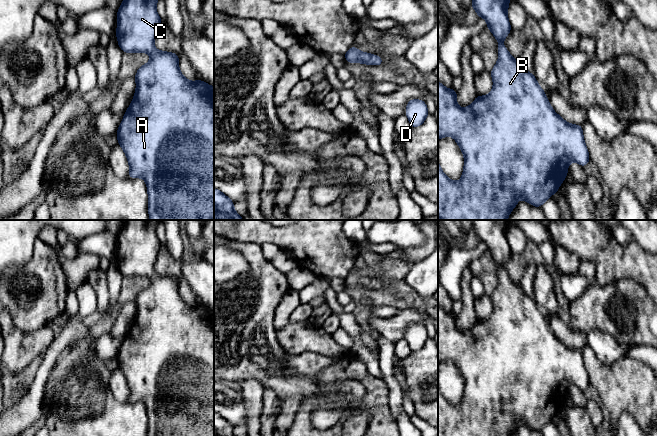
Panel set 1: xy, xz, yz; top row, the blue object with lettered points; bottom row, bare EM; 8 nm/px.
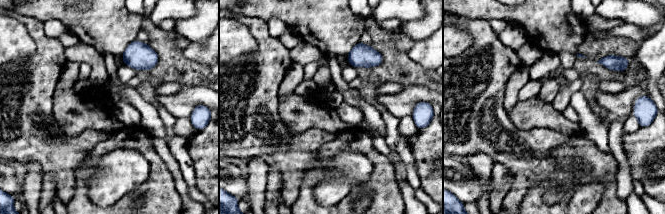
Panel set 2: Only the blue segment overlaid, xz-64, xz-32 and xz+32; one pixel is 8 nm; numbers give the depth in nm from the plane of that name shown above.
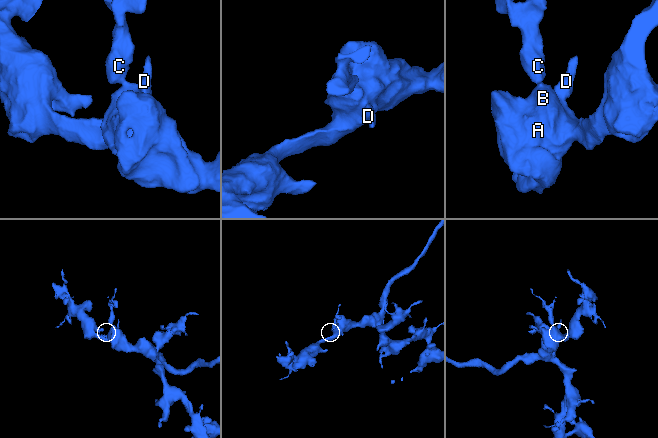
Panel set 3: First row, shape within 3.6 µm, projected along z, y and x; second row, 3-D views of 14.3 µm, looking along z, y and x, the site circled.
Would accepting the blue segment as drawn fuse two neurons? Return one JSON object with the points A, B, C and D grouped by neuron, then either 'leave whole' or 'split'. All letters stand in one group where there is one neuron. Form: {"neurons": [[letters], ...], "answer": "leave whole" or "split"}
{"neurons": [["A", "B", "C", "D"]], "answer": "leave whole"}

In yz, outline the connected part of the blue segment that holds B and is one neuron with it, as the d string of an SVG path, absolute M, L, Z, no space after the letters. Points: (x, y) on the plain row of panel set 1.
M472 220L471 232L477 236L477 241L481 241L487 245L487 253L492 256L495 263L499 266L497 272L499 282L490 296L493 304L493 312L491 316L486 320L477 319L471 329L462 332L458 330L456 325L458 316L453 312L447 313L440 305L438 305L438 364L451 360L457 366L464 380L463 397L458 406L451 404L444 398L438 385L438 436L512 436L519 423L523 423L534 431L541 431L547 423L557 417L560 409L566 403L568 390L571 386L576 386L582 391L585 391L590 385L589 376L583 361L582 350L566 346L553 334L544 314L538 308L534 298L529 297L523 291L521 286L513 282L504 270L503 265L512 254L507 240L507 234L510 231L509 226L510 220Z

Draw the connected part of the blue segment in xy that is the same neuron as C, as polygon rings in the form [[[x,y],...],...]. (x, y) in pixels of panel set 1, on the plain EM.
[[[124,220],[120,232],[117,234],[116,261],[118,270],[125,277],[148,277],[150,284],[139,291],[135,299],[136,314],[133,324],[125,335],[125,339],[118,351],[116,360],[118,369],[123,373],[129,387],[129,402],[143,402],[148,416],[148,436],[214,436],[214,311],[202,304],[189,305],[179,293],[179,279],[160,275],[154,271],[154,264],[162,247],[157,237],[156,229],[161,220]]]

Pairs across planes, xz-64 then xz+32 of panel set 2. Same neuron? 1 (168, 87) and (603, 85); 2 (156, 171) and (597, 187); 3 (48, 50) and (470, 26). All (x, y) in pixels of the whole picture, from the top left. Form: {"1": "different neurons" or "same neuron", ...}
{"1": "same neuron", "2": "different neurons", "3": "same neuron"}

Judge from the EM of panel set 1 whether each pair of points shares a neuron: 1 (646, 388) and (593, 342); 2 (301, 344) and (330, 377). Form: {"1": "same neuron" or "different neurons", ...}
{"1": "different neurons", "2": "different neurons"}

